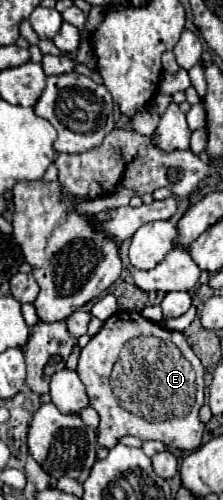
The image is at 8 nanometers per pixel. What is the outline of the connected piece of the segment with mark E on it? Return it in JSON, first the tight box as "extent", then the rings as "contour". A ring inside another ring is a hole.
{"extent":[77,311,205,451],"contour":[[[117,311],[103,323],[101,331],[91,337],[91,341],[81,349],[77,375],[87,389],[91,407],[101,417],[97,433],[99,445],[111,449],[125,435],[135,435],[141,441],[155,439],[165,443],[167,447],[177,447],[185,451],[195,451],[201,445],[205,425],[199,421],[197,413],[203,405],[205,367],[191,351],[191,345],[187,343],[183,333],[159,327],[137,311]]]}

